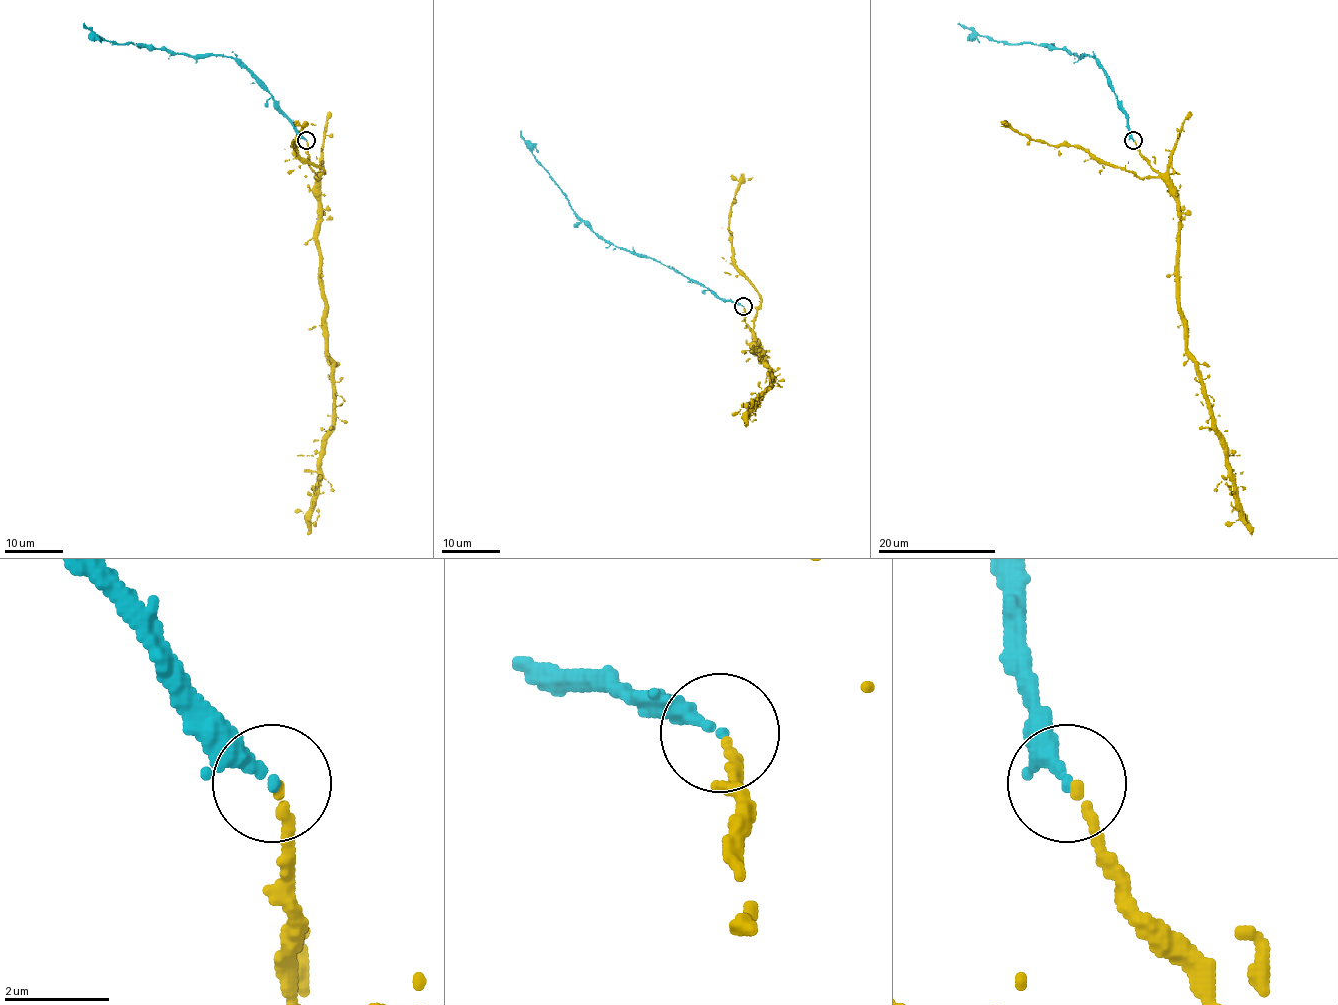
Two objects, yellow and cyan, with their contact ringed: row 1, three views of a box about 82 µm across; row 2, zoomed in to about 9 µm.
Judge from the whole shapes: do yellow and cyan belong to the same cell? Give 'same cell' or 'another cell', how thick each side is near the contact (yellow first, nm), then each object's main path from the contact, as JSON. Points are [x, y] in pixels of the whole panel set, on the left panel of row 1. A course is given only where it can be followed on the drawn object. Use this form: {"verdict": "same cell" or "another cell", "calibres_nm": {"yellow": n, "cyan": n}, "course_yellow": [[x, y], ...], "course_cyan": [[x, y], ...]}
{"verdict": "same cell", "calibres_nm": {"yellow": 200, "cyan": 220}, "course_yellow": [[306, 140], [318, 202], [316, 249], [333, 398], [333, 424], [308, 534]], "course_cyan": [[306, 140], [274, 98], [230, 57], [186, 55], [150, 45], [103, 40], [83, 23]]}

